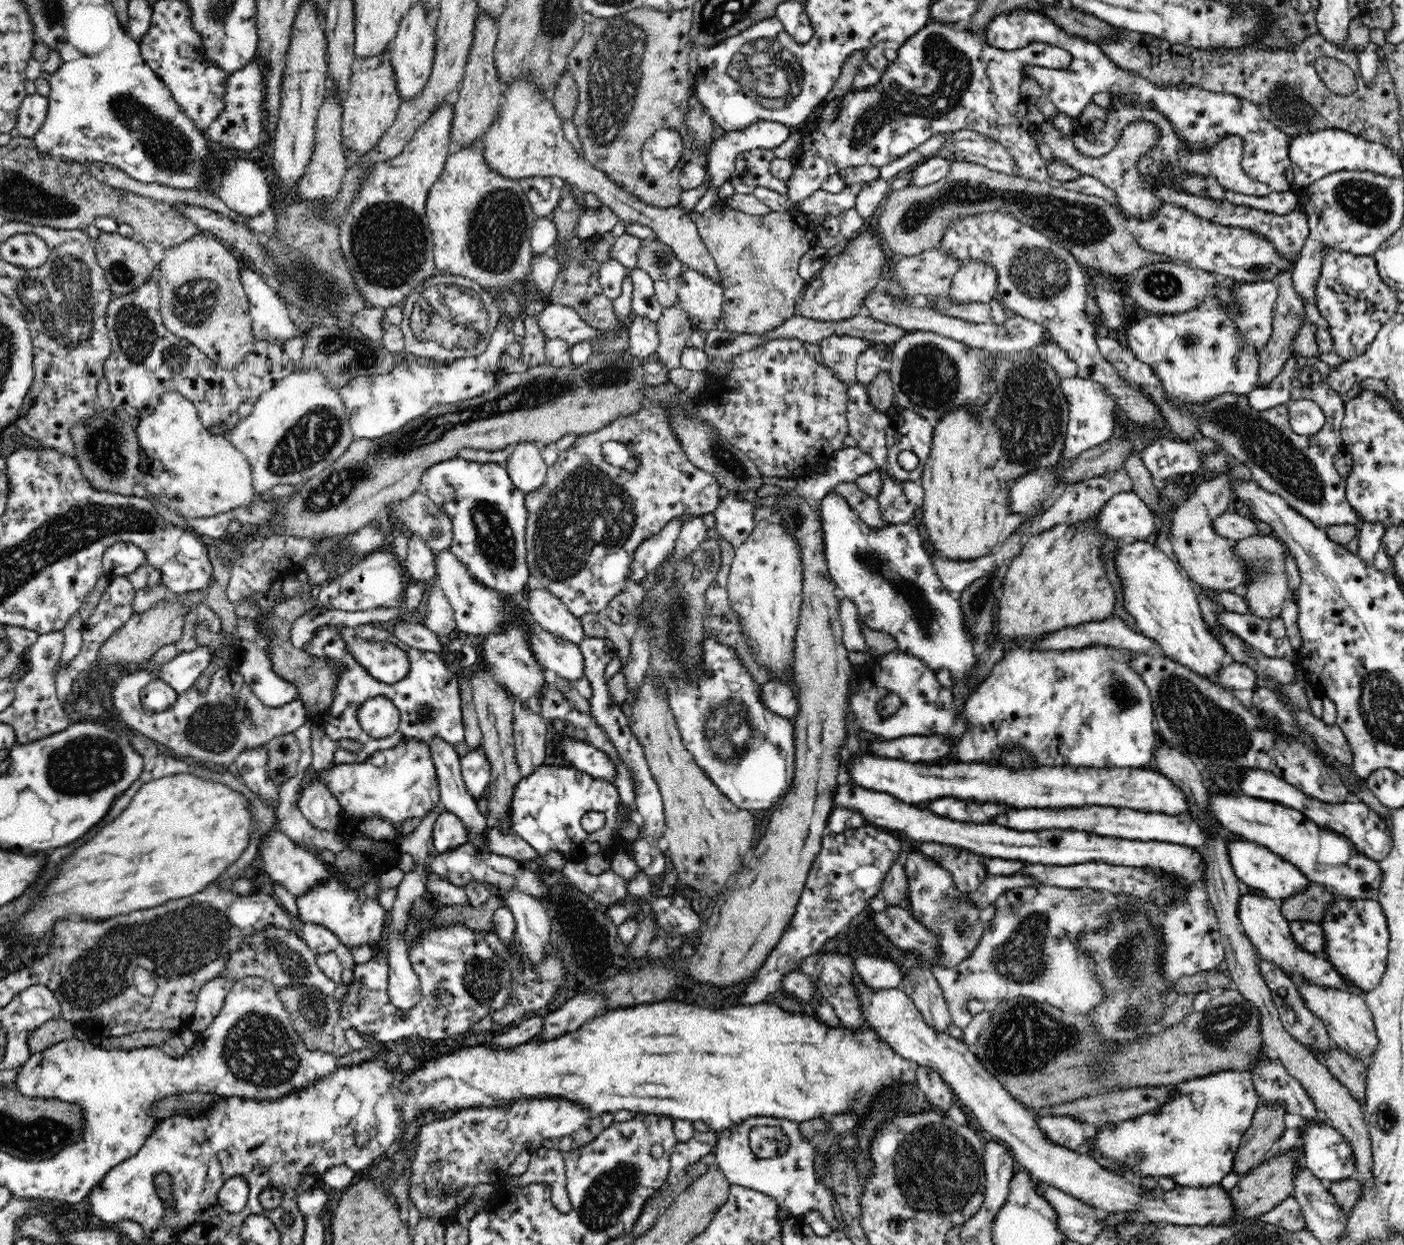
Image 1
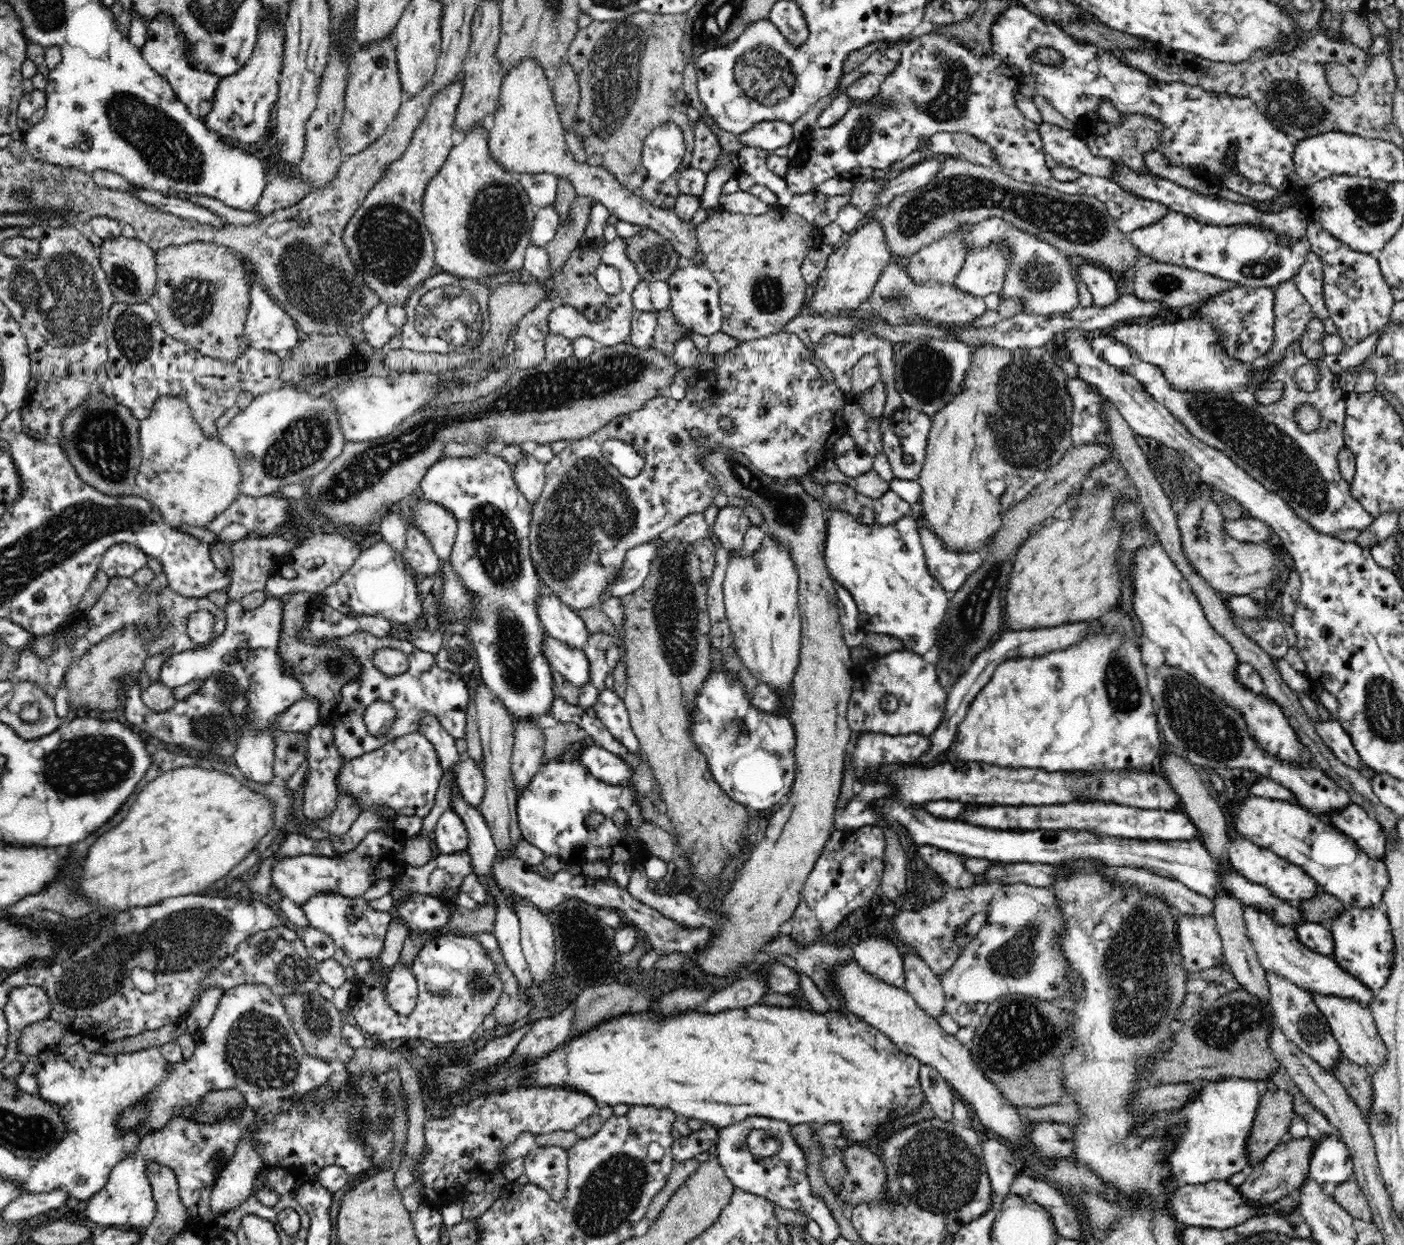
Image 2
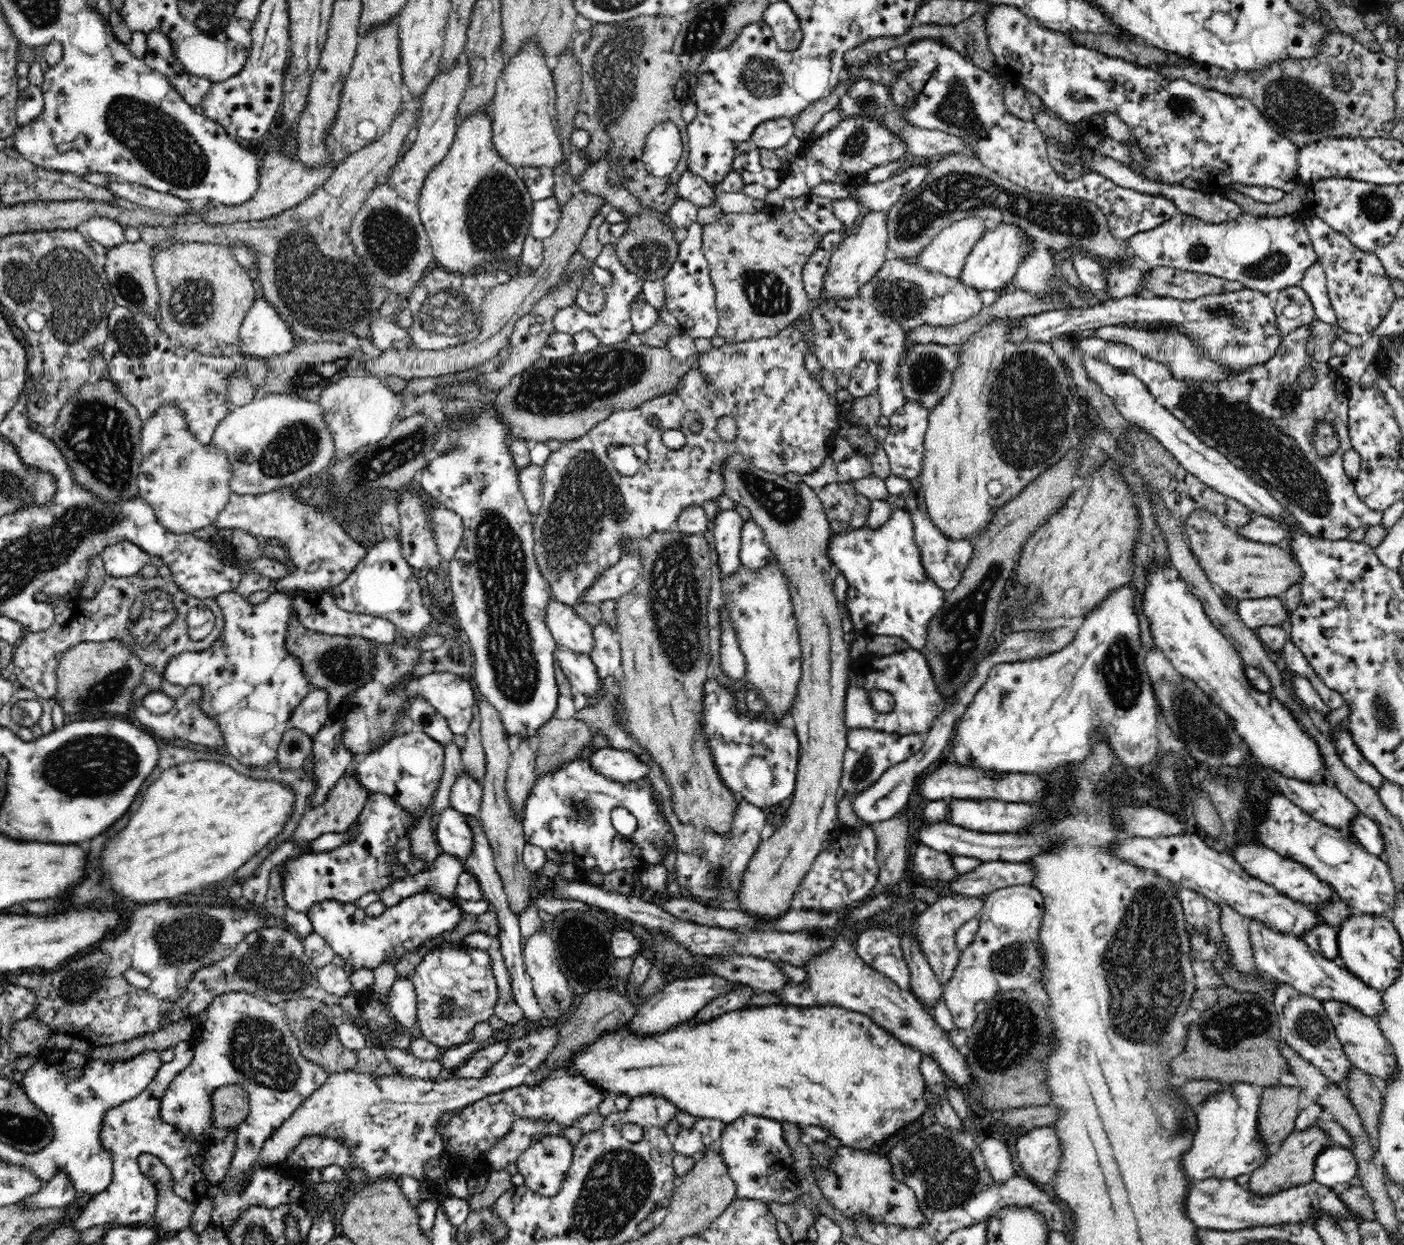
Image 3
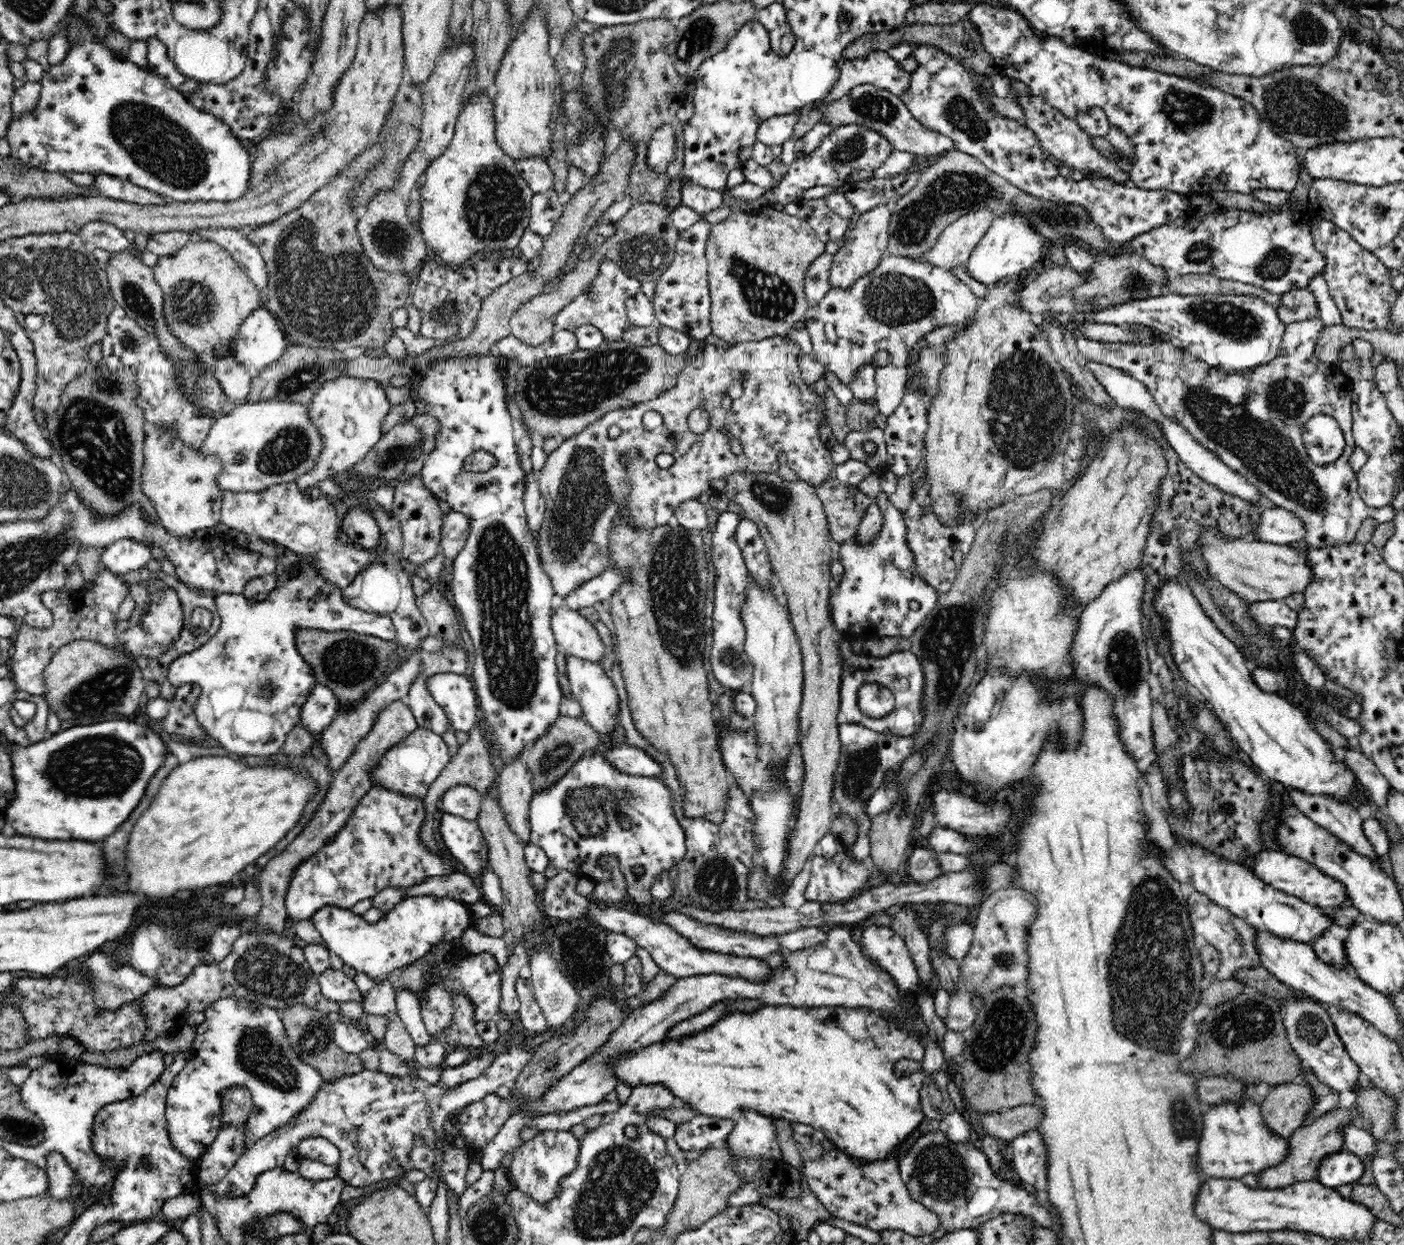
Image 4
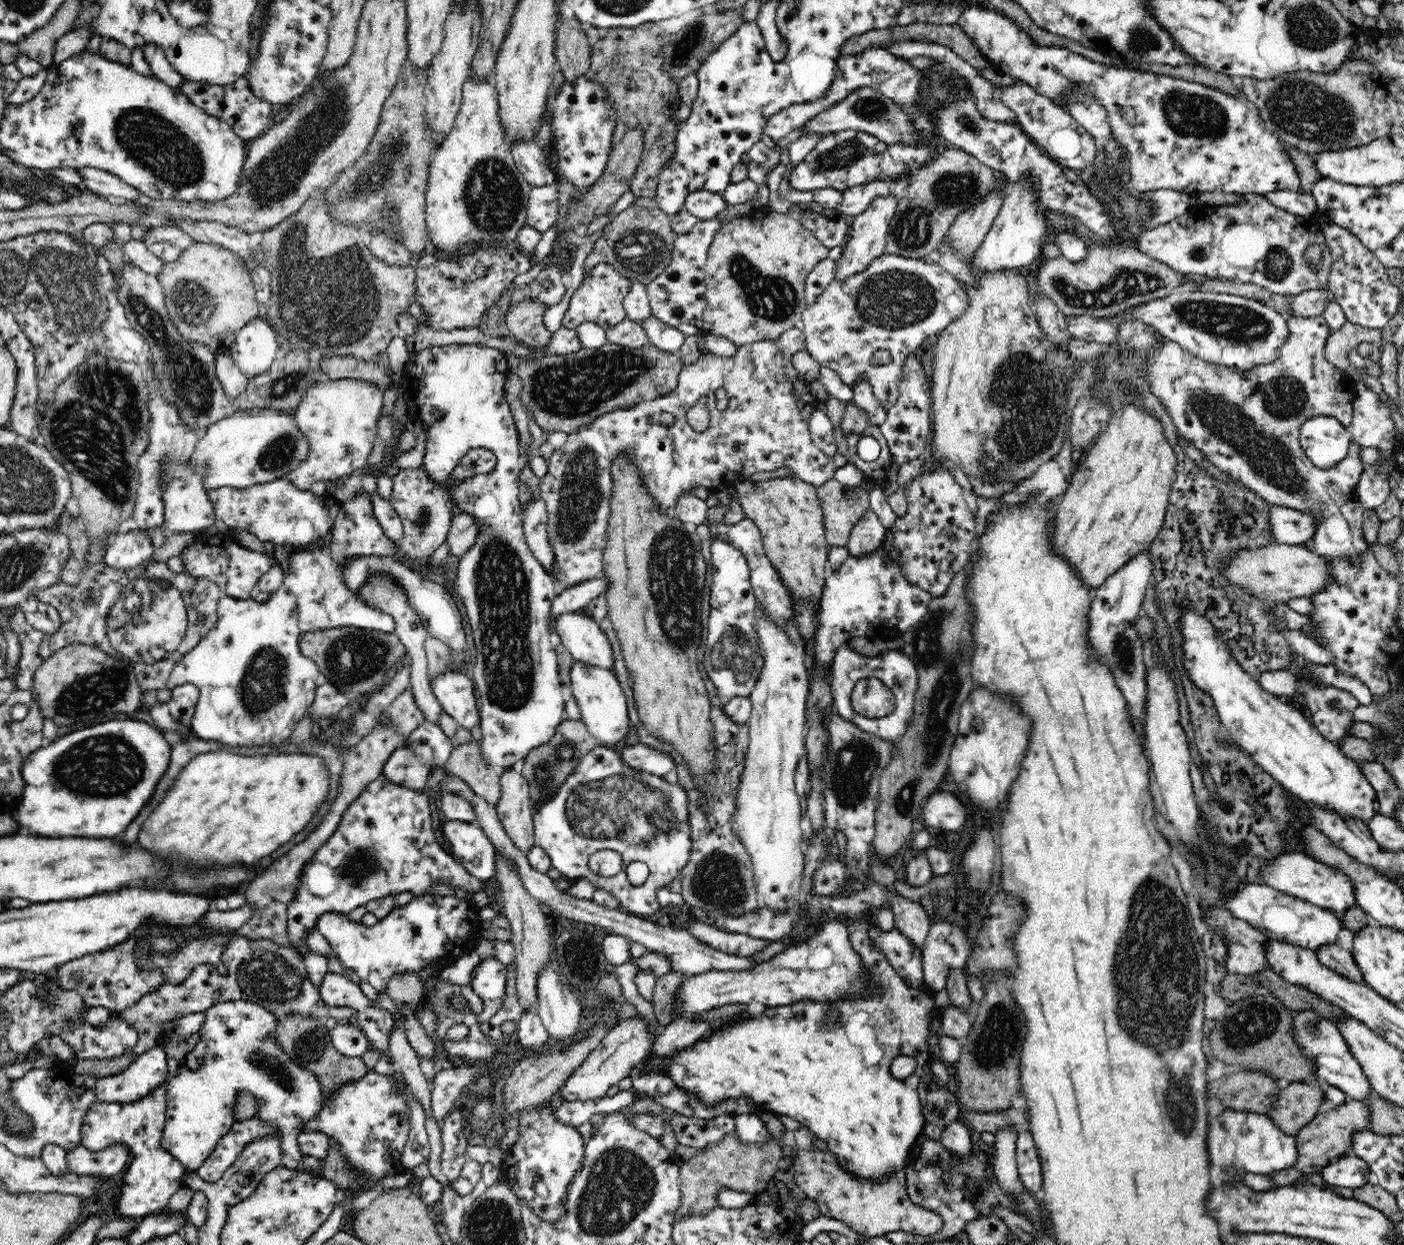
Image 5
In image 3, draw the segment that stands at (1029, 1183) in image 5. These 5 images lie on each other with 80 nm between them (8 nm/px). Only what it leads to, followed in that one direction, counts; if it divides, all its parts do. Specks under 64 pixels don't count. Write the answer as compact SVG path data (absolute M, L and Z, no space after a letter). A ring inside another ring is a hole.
M1052 1125L1018 1134L1009 1143L1016 1165L1022 1166L1032 1183L1045 1189L1052 1184L1053 1173L1061 1156L1060 1139L1056 1138Z

